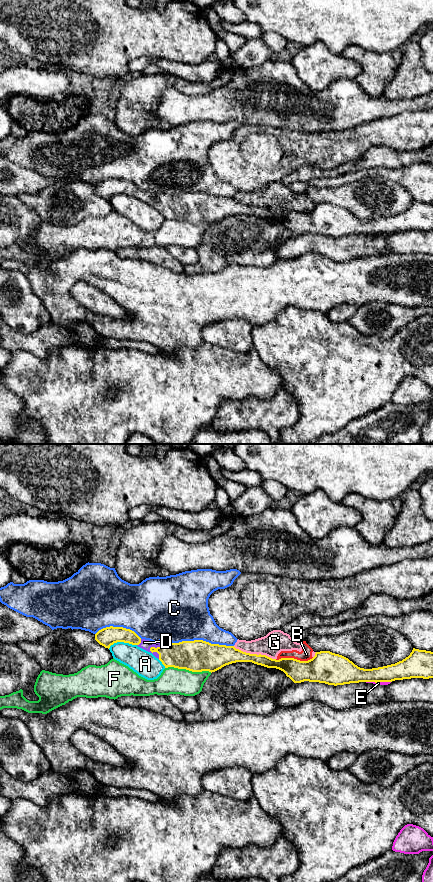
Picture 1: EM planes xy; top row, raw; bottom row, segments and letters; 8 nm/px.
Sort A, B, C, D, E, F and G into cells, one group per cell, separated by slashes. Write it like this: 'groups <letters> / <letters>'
groups A / B G / C / D / E / F

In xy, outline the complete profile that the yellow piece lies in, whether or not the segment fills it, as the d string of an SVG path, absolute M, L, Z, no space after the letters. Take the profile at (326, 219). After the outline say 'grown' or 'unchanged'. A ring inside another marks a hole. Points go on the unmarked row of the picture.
M106 179L95 186L95 192L105 200L117 194L129 195L152 205L165 220L174 219L192 224L215 224L236 214L252 214L283 223L294 235L304 233L328 237L359 234L392 234L411 230L433 230L433 204L413 200L408 209L395 216L364 221L348 210L330 203L316 204L308 213L294 210L272 211L266 207L243 204L234 198L211 196L203 192L172 195L141 191L134 183L123 179Z; grown

